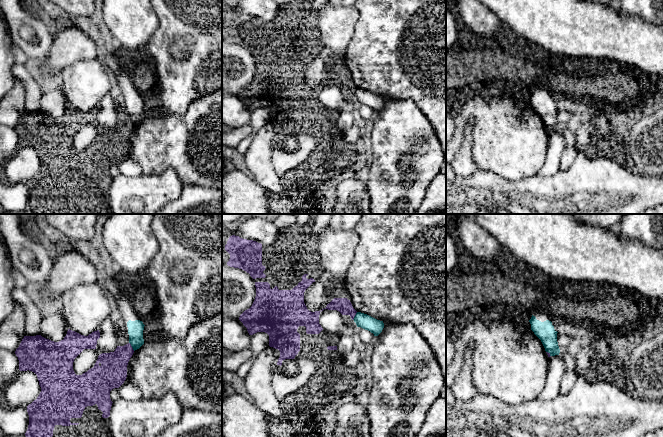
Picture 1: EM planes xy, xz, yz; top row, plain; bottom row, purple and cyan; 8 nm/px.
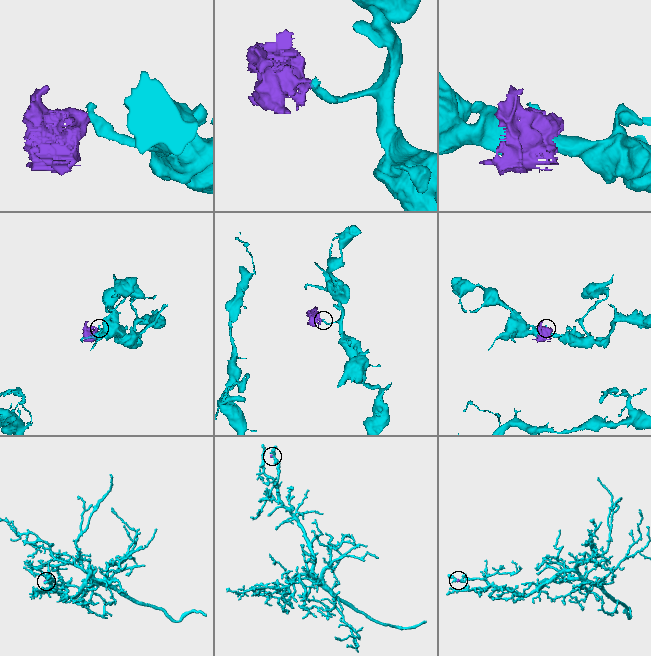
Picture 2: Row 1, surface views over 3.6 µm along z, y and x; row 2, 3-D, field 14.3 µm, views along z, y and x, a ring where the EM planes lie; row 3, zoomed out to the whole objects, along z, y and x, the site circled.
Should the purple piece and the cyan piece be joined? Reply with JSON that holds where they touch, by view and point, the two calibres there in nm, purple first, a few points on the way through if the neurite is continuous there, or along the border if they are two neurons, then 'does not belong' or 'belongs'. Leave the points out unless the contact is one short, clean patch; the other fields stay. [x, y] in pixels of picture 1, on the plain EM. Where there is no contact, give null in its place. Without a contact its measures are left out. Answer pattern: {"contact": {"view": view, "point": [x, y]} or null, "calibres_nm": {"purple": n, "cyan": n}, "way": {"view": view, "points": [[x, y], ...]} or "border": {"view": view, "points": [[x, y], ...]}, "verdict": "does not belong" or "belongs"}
{"contact": {"view": "xy", "point": [131, 122]}, "calibres_nm": {"purple": 220, "cyan": 130}, "border": {"view": "xy", "points": [[129, 118], [134, 126]]}, "verdict": "does not belong"}

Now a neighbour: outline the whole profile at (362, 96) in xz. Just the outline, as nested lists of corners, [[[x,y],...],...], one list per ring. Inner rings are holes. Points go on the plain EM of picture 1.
[[[357,88],[353,96],[357,103],[370,107],[374,112],[378,112],[384,104],[383,97],[377,96],[361,88]]]

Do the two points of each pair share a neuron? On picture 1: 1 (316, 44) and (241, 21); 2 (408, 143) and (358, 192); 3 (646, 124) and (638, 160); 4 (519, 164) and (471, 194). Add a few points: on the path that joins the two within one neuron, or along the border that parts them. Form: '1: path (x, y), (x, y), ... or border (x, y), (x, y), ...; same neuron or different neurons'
1: path (297, 44), (274, 44), (260, 37); same neuron
2: border (365, 181), (370, 203); different neurons
3: path (646, 133), (646, 151); same neuron
4: border (479, 169), (488, 169), (510, 179), (523, 178); different neurons

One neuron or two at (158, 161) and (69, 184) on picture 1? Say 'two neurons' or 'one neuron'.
two neurons

